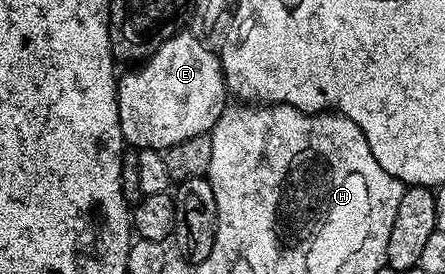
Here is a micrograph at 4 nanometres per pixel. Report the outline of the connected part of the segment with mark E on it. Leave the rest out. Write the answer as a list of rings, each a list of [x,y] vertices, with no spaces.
[[[183,29],[178,34],[171,37],[168,41],[164,41],[164,45],[160,45],[160,49],[156,49],[156,53],[151,55],[149,59],[145,60],[141,65],[135,66],[126,76],[117,80],[118,84],[118,112],[120,113],[120,129],[122,130],[123,140],[127,144],[130,143],[134,149],[152,149],[153,151],[160,151],[165,153],[172,145],[180,145],[180,141],[188,141],[188,137],[196,137],[197,135],[205,135],[214,126],[216,121],[221,117],[222,112],[228,106],[228,92],[226,90],[226,79],[222,75],[222,60],[217,54],[214,55],[197,39],[194,35],[189,35],[189,30]]]

